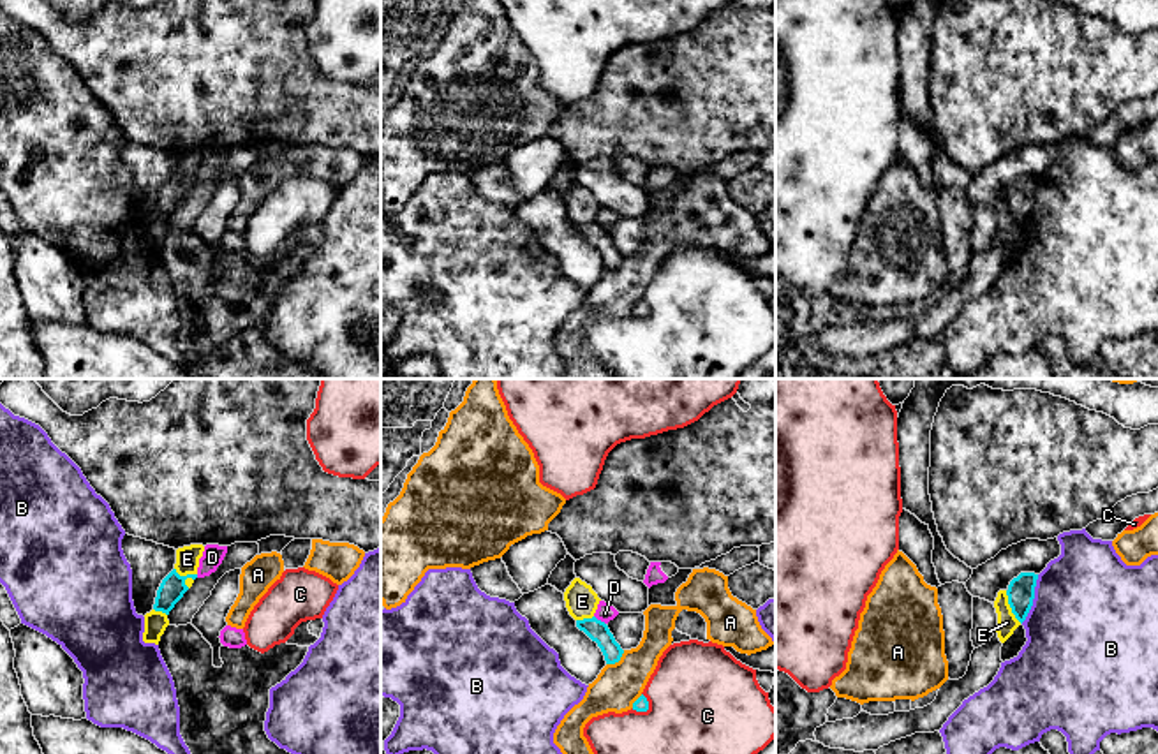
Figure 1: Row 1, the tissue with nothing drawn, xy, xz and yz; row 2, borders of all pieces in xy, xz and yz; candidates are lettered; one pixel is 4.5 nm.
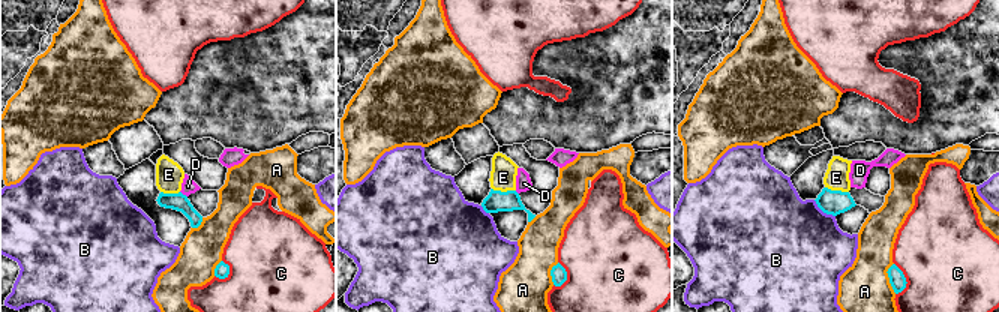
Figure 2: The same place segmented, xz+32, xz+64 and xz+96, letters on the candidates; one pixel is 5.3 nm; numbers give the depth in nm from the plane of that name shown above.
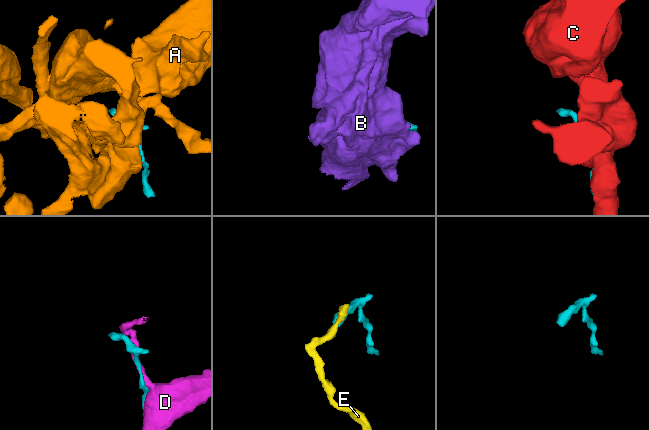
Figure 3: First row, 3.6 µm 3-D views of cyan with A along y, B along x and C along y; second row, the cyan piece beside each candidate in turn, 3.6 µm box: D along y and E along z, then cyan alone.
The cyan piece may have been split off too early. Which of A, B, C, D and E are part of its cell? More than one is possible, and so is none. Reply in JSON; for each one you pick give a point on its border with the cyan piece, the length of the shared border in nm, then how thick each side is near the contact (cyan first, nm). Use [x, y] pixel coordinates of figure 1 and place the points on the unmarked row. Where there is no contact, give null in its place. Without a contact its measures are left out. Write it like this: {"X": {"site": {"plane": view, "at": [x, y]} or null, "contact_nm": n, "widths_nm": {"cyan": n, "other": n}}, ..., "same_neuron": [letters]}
{"same_neuron": []}

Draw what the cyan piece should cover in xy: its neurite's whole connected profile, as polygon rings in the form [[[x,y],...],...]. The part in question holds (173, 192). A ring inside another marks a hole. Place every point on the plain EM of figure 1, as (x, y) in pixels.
[[[173,174],[160,188],[155,203],[153,215],[162,217],[169,220],[169,217],[174,213],[174,210],[183,203],[183,199],[189,196],[185,190],[185,185],[192,183],[196,185],[197,180],[187,180],[180,181],[176,174]]]

